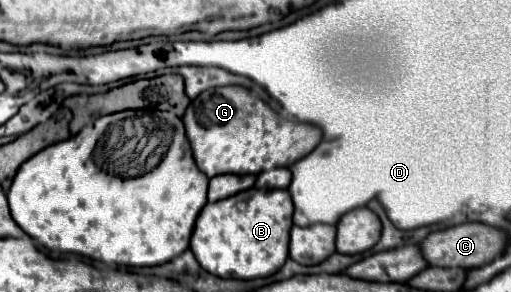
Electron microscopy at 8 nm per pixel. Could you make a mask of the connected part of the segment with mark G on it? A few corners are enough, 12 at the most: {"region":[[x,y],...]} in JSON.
{"region":[[213,87],[183,123],[207,177],[291,167],[323,137],[251,89]]}

